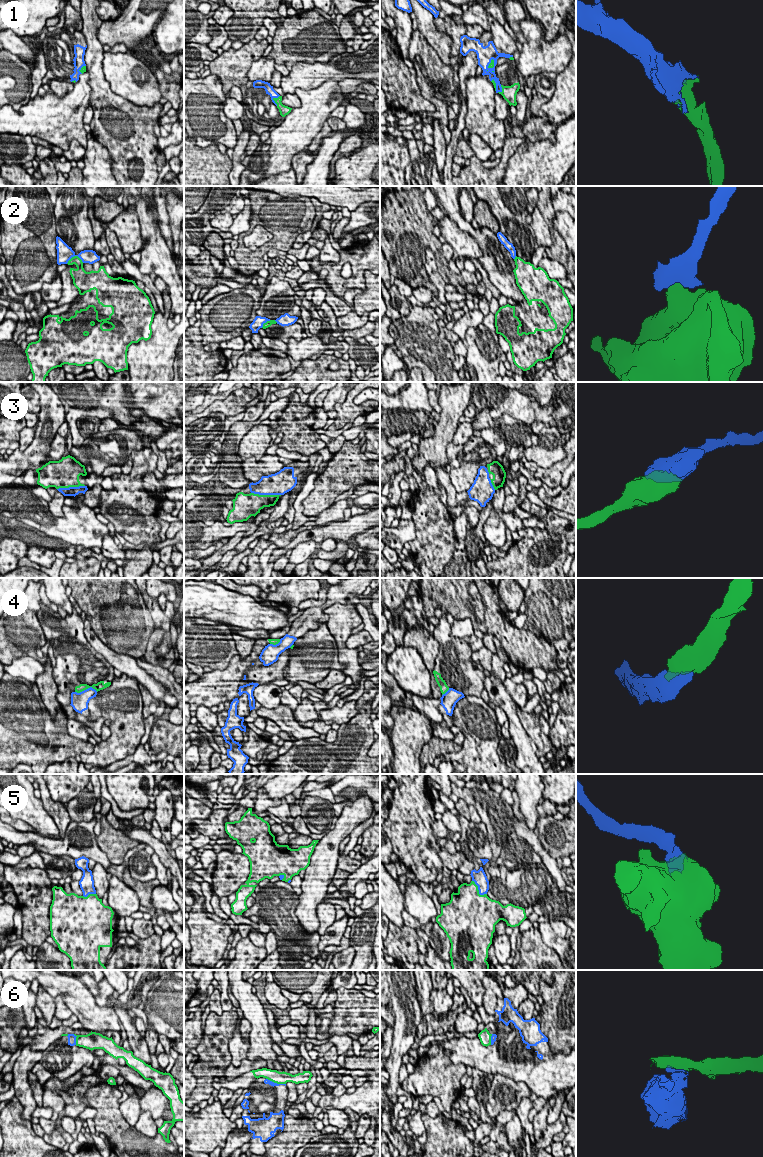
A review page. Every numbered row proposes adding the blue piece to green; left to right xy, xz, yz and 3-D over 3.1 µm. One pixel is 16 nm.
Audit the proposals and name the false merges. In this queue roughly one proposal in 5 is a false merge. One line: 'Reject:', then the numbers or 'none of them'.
Reject: 2, 4, 6

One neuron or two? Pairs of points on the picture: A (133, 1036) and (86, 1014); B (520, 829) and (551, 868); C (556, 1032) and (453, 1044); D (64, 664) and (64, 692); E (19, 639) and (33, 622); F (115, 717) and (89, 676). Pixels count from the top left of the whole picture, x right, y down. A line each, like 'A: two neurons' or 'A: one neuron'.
A: two neurons
B: one neuron
C: two neurons
D: one neuron
E: one neuron
F: two neurons

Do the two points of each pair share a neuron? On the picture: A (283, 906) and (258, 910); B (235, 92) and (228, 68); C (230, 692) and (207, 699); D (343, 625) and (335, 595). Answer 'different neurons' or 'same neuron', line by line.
A: same neuron
B: different neurons
C: same neuron
D: different neurons

